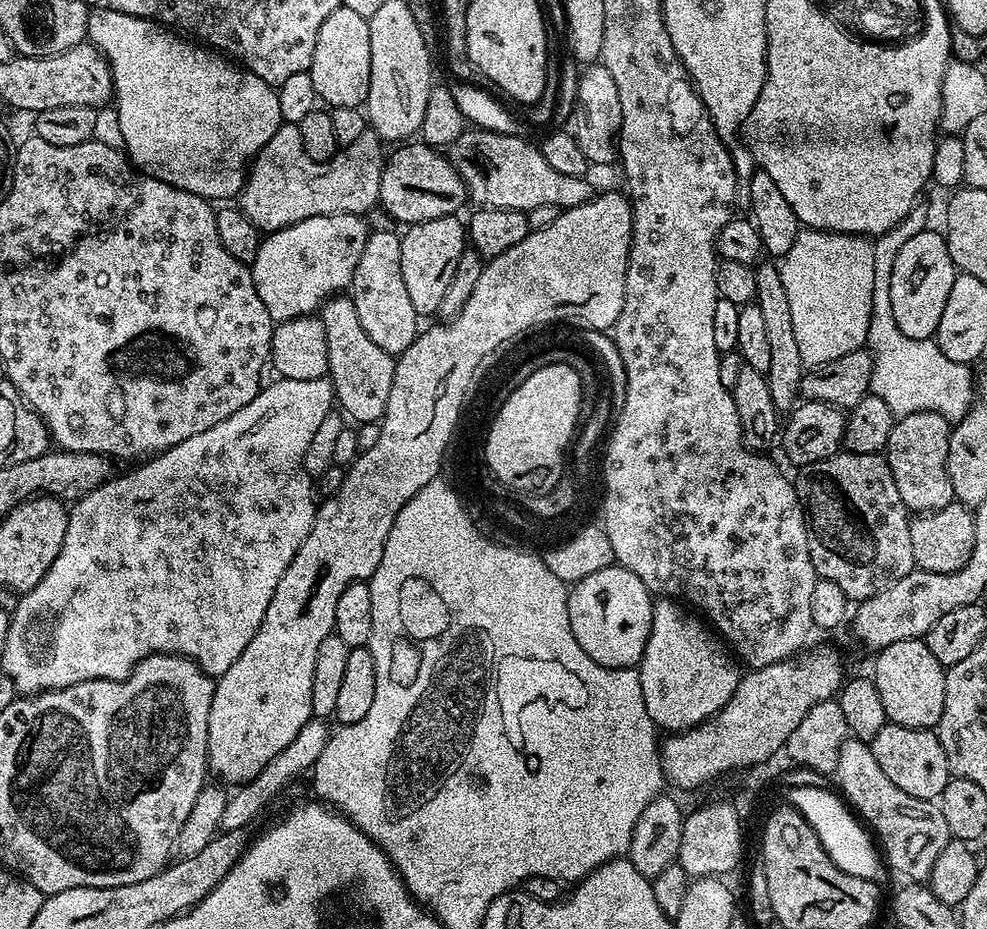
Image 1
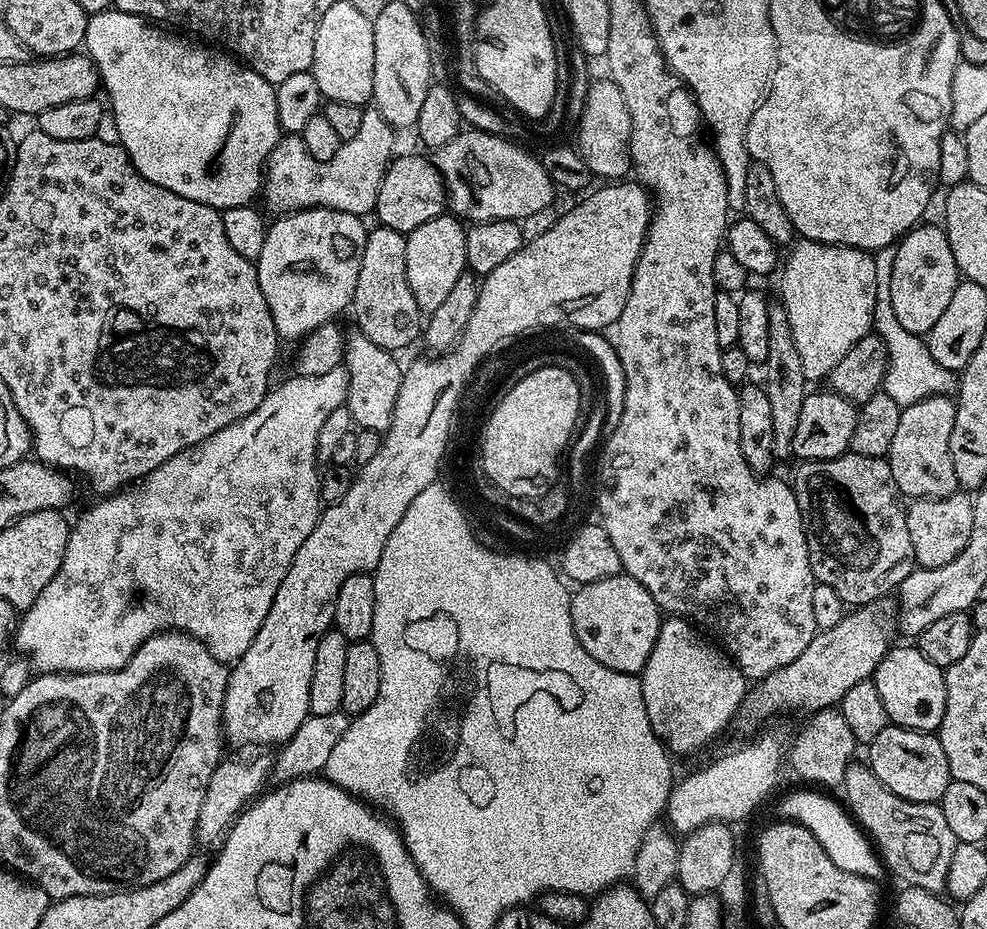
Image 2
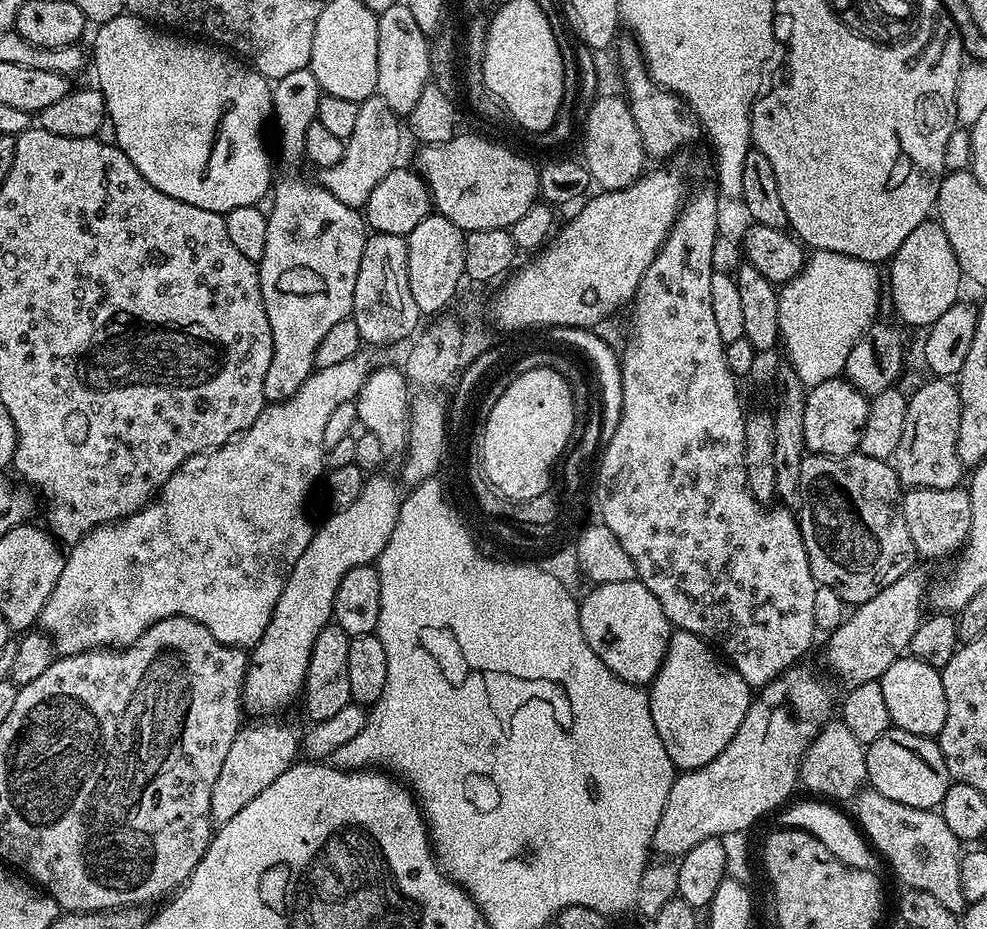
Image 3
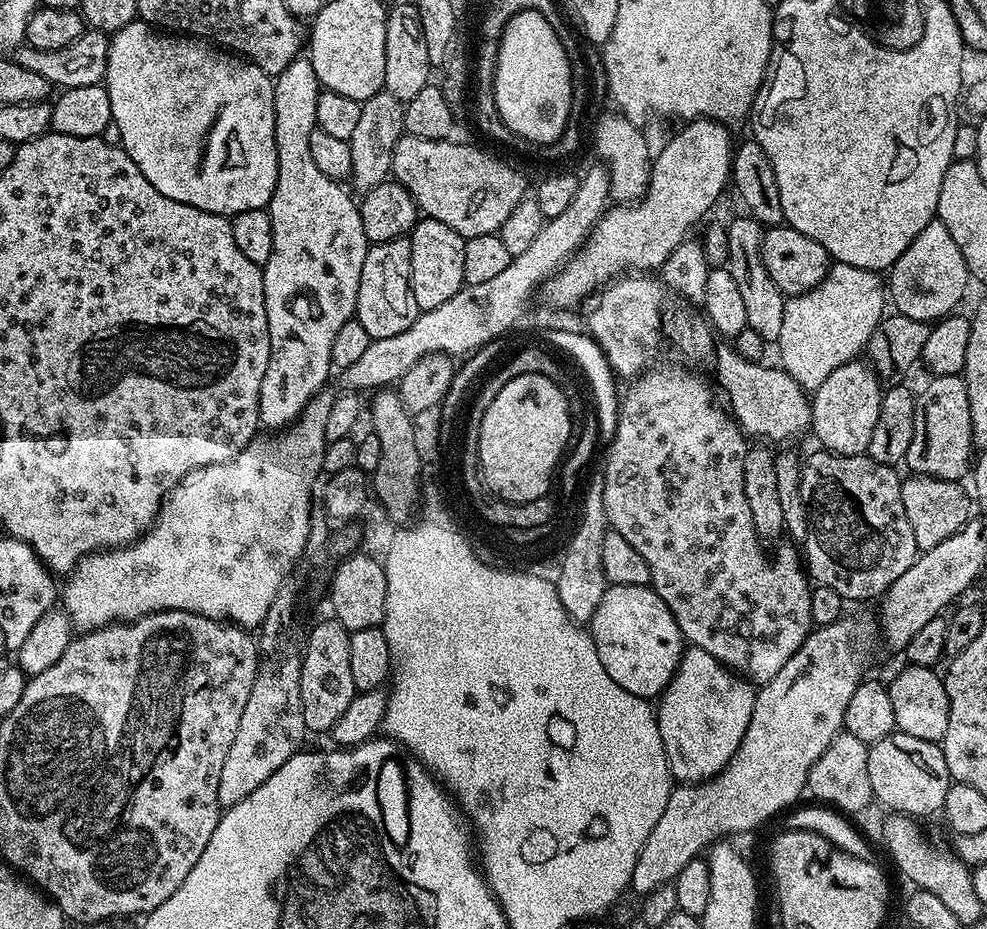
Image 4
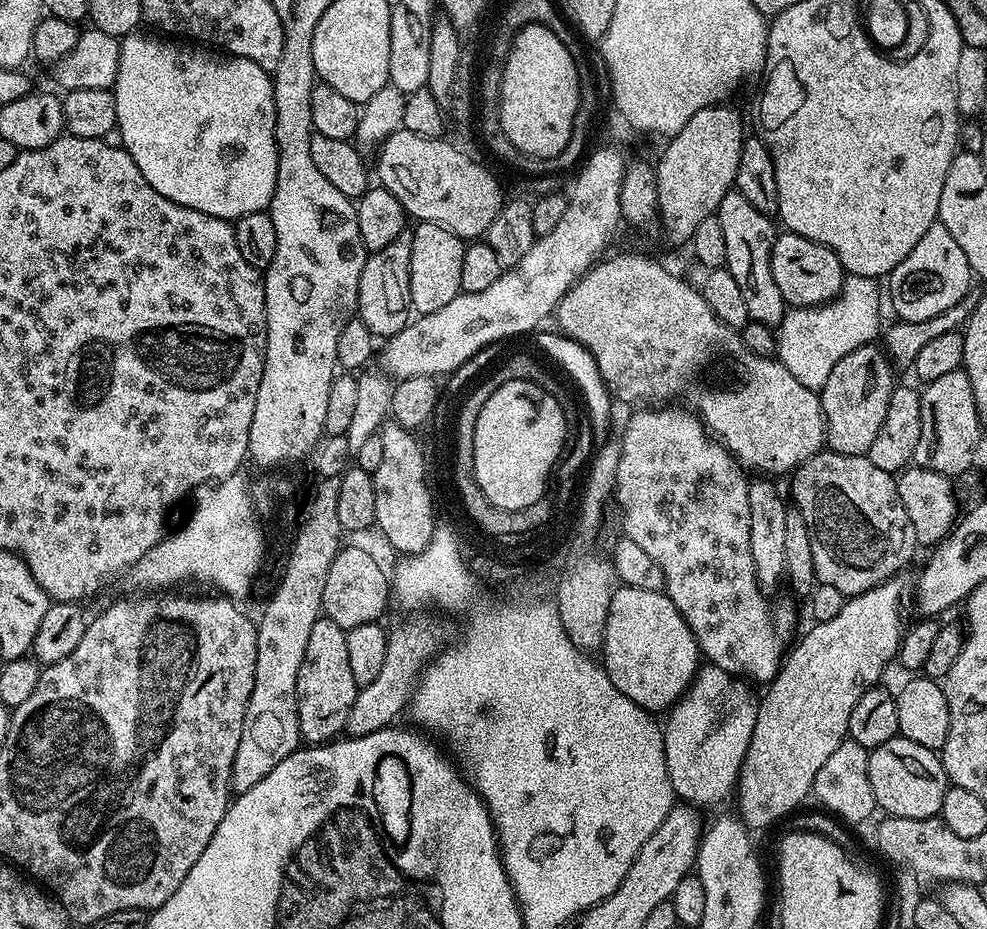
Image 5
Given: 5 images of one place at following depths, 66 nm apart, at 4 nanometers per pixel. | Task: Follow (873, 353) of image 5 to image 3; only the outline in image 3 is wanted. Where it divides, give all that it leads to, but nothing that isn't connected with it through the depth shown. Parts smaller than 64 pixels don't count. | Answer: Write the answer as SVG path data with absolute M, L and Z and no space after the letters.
M843 378L818 382L818 386L808 388L802 414L805 449L818 456L853 455L859 449L862 430L866 426L868 402L869 397Z

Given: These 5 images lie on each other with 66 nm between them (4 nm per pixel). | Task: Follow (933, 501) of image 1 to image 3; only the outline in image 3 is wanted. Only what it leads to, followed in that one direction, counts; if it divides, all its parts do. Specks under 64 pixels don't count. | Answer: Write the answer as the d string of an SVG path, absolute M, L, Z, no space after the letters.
M932 378L929 384L924 384L916 393L908 396L906 410L906 426L902 429L902 442L898 442L898 450L894 457L896 476L905 489L933 488L946 490L957 487L960 480L966 476L966 466L958 458L958 422L962 418L962 402L960 389L951 379Z

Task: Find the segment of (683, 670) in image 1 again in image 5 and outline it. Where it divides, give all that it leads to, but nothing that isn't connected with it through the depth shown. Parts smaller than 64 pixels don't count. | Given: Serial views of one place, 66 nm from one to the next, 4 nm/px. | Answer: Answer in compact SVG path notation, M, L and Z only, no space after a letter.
M713 666L701 667L693 678L688 691L672 705L663 721L664 753L666 754L666 770L670 774L673 793L681 801L692 806L700 804L724 804L733 799L740 783L742 762L746 758L746 750L750 746L750 738L754 734L754 722L758 722L757 693L752 693L739 676L727 673L726 670Z

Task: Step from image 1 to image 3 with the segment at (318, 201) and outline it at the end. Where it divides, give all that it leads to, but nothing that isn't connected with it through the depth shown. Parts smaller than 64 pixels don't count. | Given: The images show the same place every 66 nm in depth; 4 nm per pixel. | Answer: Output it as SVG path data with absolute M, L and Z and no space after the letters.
M375 95L361 100L359 106L358 122L354 125L354 134L350 134L346 141L342 162L323 169L318 176L318 183L330 190L330 194L334 194L338 202L346 202L346 206L357 210L363 209L367 204L374 186L378 186L378 182L382 182L382 178L386 178L386 174L390 174L397 167L399 160L396 159L400 156L400 128L402 132L401 117L394 110L390 110L390 106L386 106L381 96Z

